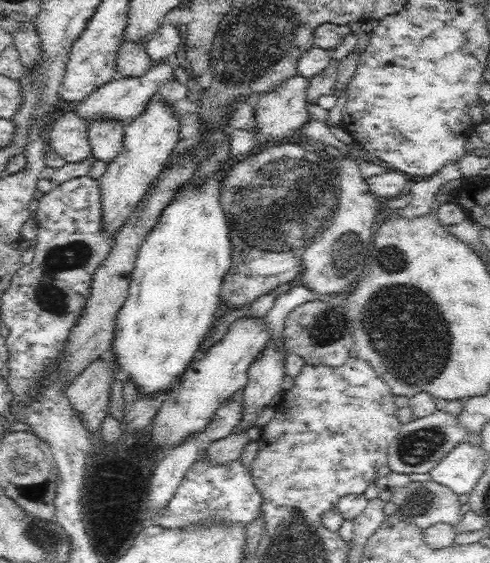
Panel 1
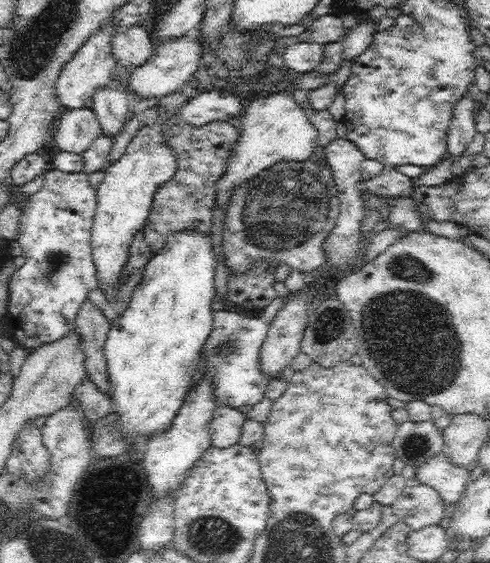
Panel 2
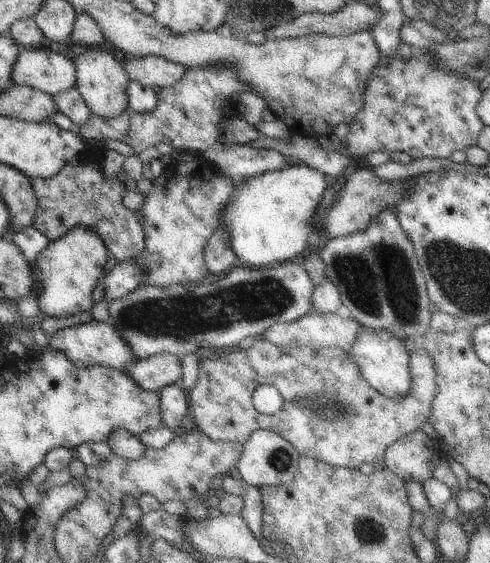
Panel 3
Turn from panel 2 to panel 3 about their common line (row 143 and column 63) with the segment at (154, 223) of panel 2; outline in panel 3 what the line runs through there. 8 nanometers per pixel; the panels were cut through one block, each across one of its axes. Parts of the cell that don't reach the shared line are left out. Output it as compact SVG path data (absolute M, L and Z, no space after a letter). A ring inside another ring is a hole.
M82 152L75 160L66 164L58 174L48 179L30 179L37 199L37 212L33 221L36 228L50 243L64 237L74 228L91 229L106 246L110 256L116 260L136 259L145 248L145 233L135 212L125 208L122 195L126 191L123 173L106 179L100 170L102 153Z

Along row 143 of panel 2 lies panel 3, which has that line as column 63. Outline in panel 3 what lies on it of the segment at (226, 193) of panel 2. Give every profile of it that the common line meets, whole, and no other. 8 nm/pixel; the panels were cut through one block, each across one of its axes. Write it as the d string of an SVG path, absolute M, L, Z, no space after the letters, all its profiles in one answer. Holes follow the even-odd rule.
M85 227L74 228L59 240L48 244L38 256L35 269L41 283L38 303L42 314L66 319L89 312L94 306L92 293L103 277L104 266L110 258L103 241Z

